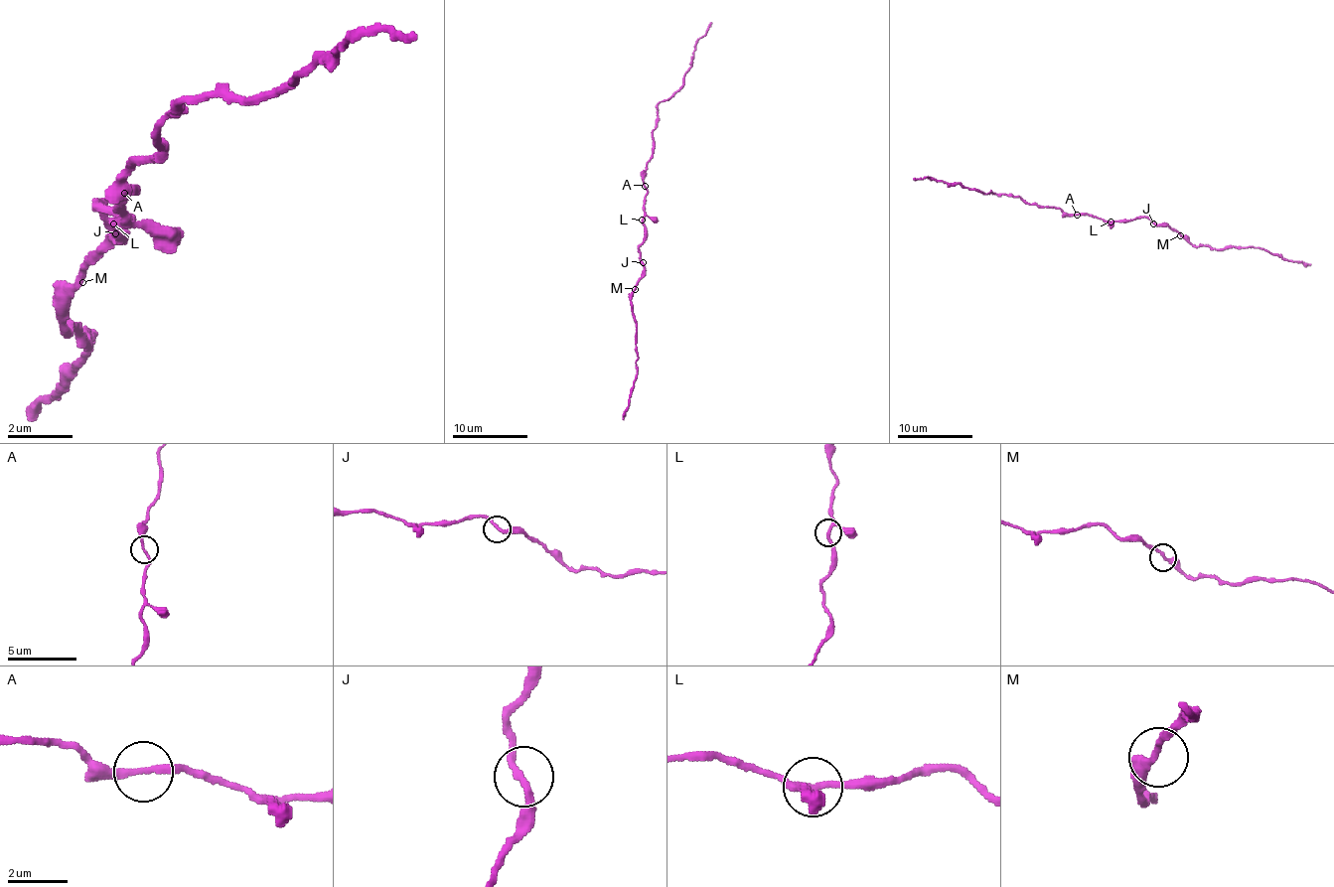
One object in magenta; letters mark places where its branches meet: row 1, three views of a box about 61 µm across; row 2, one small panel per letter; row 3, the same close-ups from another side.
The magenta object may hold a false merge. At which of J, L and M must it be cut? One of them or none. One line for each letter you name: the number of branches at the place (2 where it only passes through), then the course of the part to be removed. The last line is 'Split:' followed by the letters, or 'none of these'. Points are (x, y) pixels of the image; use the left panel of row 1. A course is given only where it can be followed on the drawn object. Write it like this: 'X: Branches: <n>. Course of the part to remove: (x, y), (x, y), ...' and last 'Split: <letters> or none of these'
Split: none of these

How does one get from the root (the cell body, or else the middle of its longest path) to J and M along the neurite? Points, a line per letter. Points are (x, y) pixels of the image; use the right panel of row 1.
J: (1107, 221), (1147, 219), (1153, 223)
M: (1107, 221), (1149, 219), (1159, 225), (1168, 225), (1180, 235)

